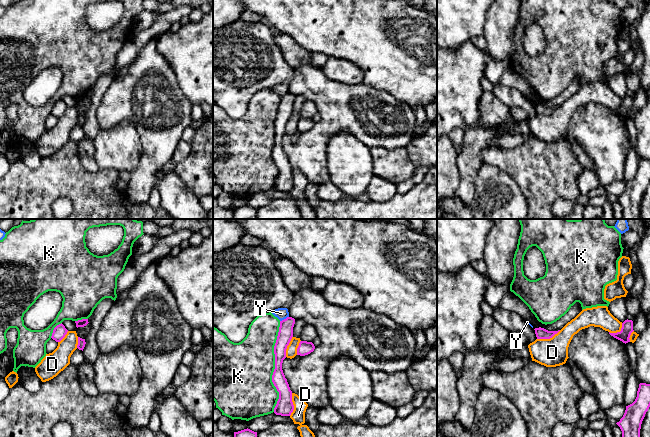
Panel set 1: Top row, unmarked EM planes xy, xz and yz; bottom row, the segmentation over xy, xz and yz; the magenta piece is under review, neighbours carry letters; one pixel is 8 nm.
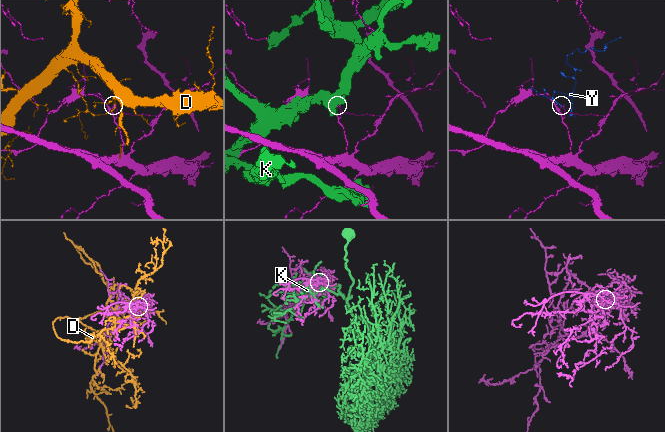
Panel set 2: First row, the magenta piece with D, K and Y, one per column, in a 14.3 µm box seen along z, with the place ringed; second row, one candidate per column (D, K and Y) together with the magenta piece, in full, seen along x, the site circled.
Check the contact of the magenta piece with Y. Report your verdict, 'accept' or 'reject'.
reject

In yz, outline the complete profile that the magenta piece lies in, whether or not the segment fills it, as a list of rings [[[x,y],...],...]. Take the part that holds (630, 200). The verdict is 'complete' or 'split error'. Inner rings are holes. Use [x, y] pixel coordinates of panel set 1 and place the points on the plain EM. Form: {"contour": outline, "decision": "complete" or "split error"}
{"contour": [[[640,159],[635,177],[626,182],[625,189],[616,200],[622,207],[622,219],[640,219],[640,205],[650,183],[650,160]]], "decision": "complete"}

